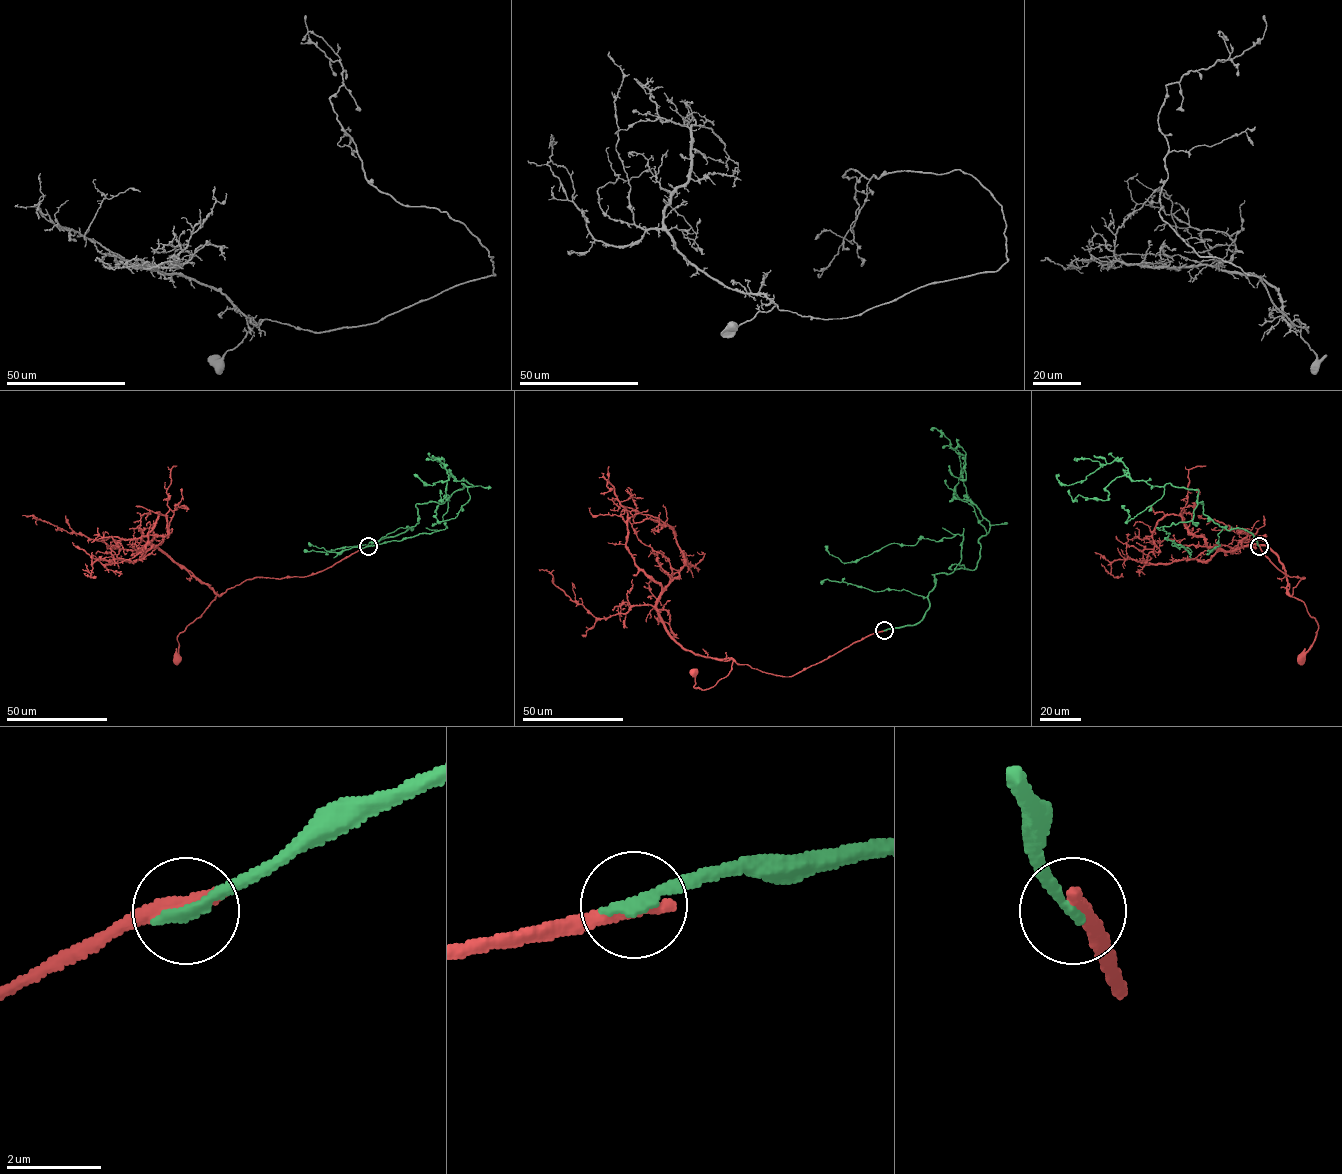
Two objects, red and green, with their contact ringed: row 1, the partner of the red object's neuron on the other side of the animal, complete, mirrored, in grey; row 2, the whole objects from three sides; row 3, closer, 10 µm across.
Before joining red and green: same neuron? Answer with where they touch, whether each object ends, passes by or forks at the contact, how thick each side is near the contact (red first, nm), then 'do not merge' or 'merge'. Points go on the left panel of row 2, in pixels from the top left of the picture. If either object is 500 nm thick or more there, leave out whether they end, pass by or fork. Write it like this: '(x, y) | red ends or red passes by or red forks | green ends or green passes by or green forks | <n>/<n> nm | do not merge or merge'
(368, 546) | red ends | green ends | 420/260 nm | do not merge

